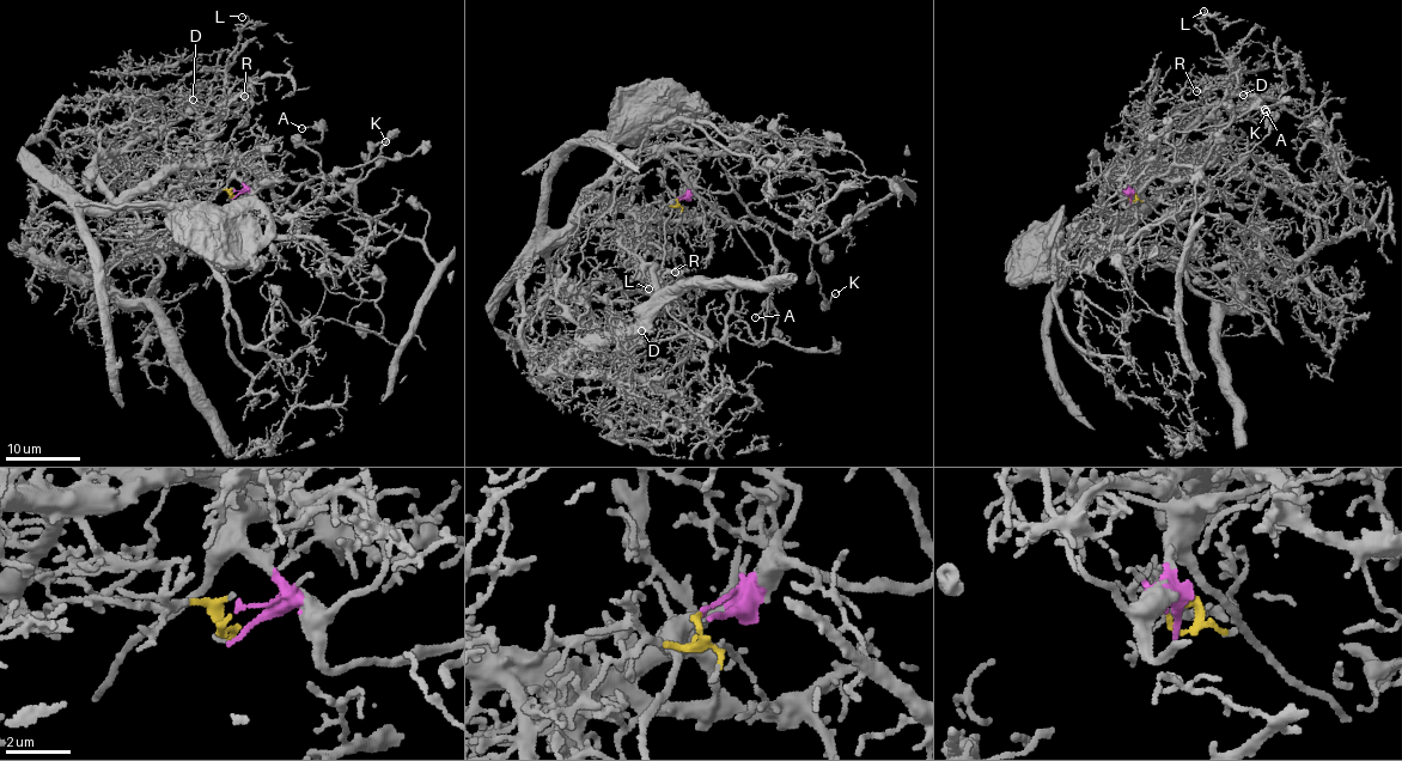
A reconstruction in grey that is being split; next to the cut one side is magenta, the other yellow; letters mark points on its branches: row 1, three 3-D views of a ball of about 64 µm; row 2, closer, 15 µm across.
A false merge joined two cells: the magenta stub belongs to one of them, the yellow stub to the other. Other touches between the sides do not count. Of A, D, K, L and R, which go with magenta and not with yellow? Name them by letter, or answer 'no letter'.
A, K

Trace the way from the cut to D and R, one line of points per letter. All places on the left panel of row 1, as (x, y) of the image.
D: (233, 192), (194, 169), (150, 163), (105, 184), (98, 176), (99, 158), (213, 111), (223, 91), (191, 99)
R: (233, 192), (194, 169), (150, 163), (139, 163), (105, 184), (95, 164), (195, 111), (244, 96)

